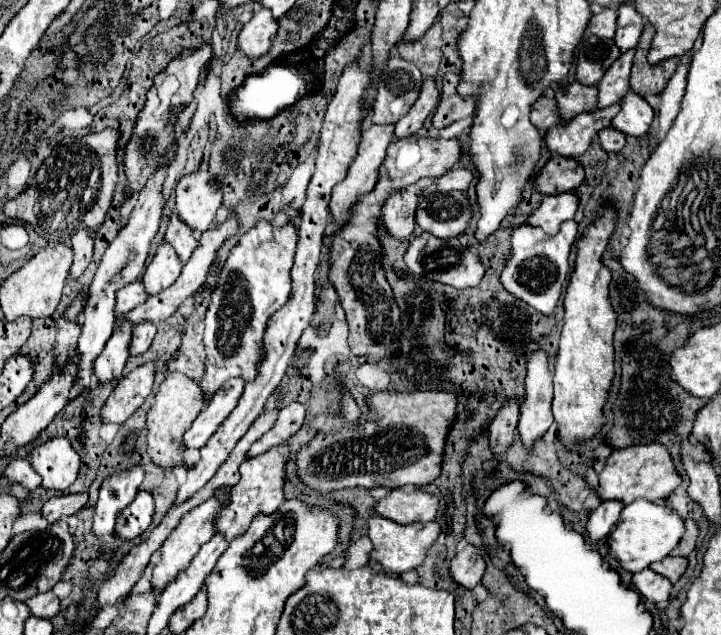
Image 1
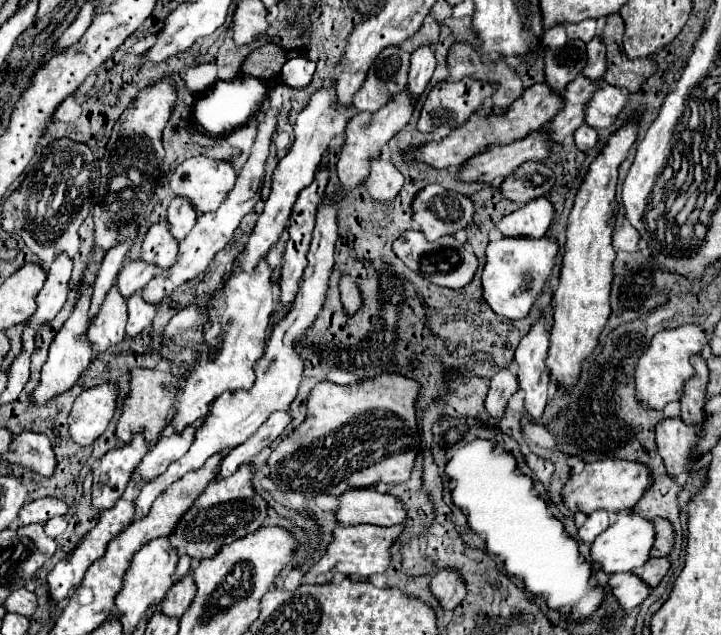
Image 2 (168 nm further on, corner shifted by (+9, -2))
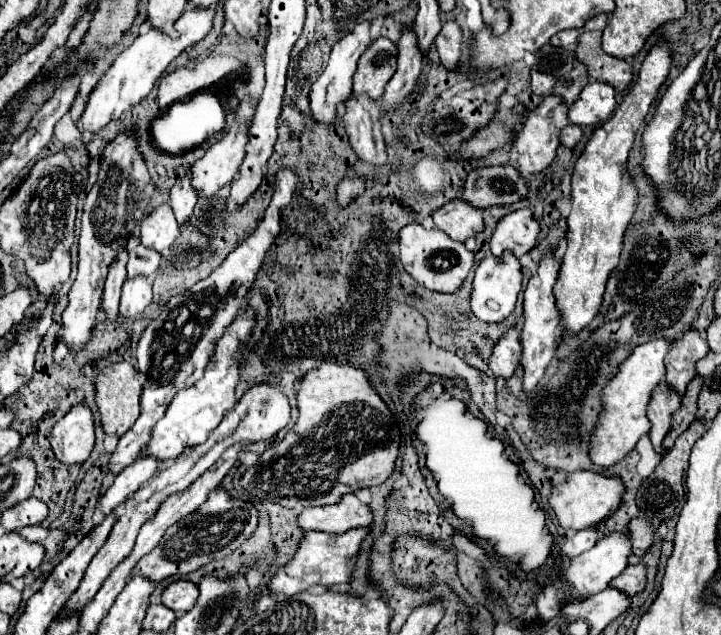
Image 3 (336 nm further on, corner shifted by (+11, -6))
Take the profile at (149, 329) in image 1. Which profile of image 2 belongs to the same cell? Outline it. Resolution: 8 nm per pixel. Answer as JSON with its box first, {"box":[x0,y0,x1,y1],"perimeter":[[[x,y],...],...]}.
{"box":[127,294,155,338],"perimeter":[[[135,294],[127,300],[129,306],[129,320],[127,320],[127,338],[137,338],[145,330],[145,326],[151,324],[155,316],[155,306],[147,306],[143,302],[141,294]]]}

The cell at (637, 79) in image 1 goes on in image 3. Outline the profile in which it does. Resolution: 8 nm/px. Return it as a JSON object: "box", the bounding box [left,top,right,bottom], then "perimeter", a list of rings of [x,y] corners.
{"box":[575,14,633,90],"perimeter":[[[599,14],[585,22],[579,44],[575,48],[575,60],[587,66],[587,72],[593,80],[601,80],[619,90],[625,90],[633,82],[631,66],[625,60],[609,56],[601,50],[601,34],[607,18],[607,14]]]}

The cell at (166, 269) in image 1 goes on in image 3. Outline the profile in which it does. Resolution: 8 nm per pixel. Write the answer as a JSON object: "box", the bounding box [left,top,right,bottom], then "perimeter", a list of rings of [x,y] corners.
{"box":[141,204,179,254],"perimeter":[[[161,204],[141,222],[141,244],[165,254],[179,234],[179,224],[169,204]]]}

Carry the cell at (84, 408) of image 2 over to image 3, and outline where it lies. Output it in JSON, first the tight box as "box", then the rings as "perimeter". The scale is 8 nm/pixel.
{"box":[51,406,95,464],"perimeter":[[[73,406],[51,430],[51,448],[61,464],[81,464],[95,444],[93,414],[87,406]]]}

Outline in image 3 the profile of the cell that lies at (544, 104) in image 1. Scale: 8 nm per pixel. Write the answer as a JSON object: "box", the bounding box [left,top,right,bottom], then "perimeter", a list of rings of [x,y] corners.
{"box":[433,20,461,68],"perimeter":[[[447,20],[443,22],[443,28],[441,32],[435,36],[433,44],[441,56],[441,62],[447,66],[447,68],[455,68],[457,62],[459,62],[459,56],[461,56],[461,28],[453,22],[453,20]]]}

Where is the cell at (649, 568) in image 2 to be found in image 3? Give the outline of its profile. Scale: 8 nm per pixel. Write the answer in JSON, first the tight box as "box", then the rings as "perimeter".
{"box":[609,564,647,596],"perimeter":[[[637,564],[637,566],[627,566],[621,576],[617,576],[617,578],[613,578],[613,582],[609,582],[609,586],[621,590],[627,596],[635,596],[645,588],[645,582],[647,582],[645,566]]]}

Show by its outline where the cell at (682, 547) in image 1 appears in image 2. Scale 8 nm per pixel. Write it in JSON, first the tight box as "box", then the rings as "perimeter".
{"box":[651,518,675,558],"perimeter":[[[653,518],[653,522],[655,522],[655,530],[657,530],[657,540],[651,550],[651,556],[655,556],[655,558],[669,556],[675,546],[675,528],[665,518]]]}

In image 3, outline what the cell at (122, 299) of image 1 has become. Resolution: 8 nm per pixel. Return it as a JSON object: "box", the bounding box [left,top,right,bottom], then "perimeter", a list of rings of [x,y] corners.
{"box":[127,244,161,278],"perimeter":[[[143,244],[129,250],[129,262],[127,262],[129,278],[133,278],[137,274],[145,274],[145,276],[155,274],[159,264],[161,264],[161,254],[157,250],[151,250]]]}

